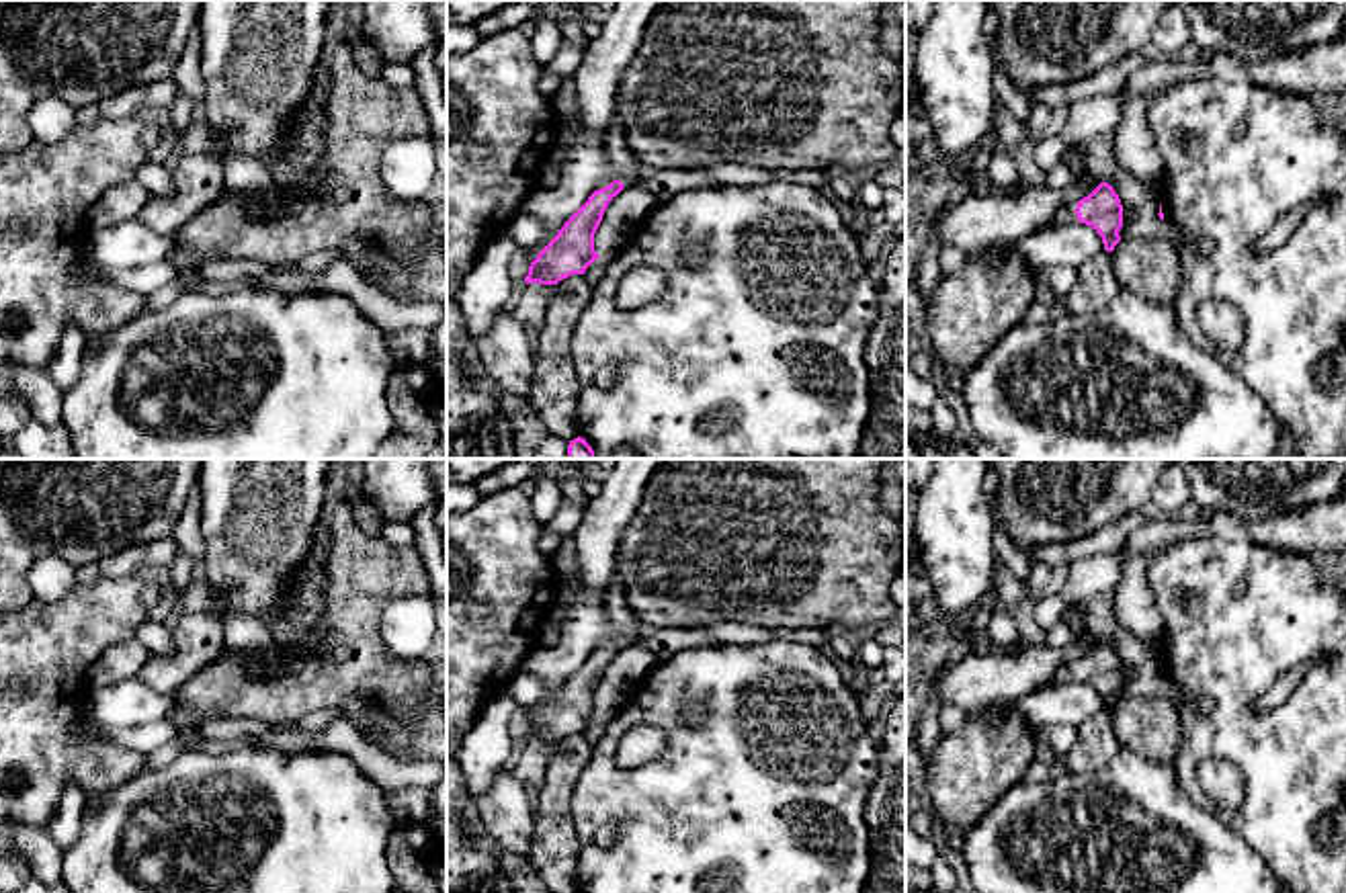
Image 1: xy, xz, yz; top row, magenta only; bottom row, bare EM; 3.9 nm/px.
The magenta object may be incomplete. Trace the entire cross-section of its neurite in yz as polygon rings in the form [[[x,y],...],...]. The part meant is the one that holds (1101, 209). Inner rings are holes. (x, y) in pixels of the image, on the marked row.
[[[1100,182],[1088,197],[1065,205],[1049,225],[1086,223],[1102,238],[1104,250],[1112,252],[1121,242],[1123,205],[1108,182]]]

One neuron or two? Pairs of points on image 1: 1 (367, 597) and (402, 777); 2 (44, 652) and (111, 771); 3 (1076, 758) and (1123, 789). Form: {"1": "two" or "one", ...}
{"1": "two", "2": "one", "3": "two"}

